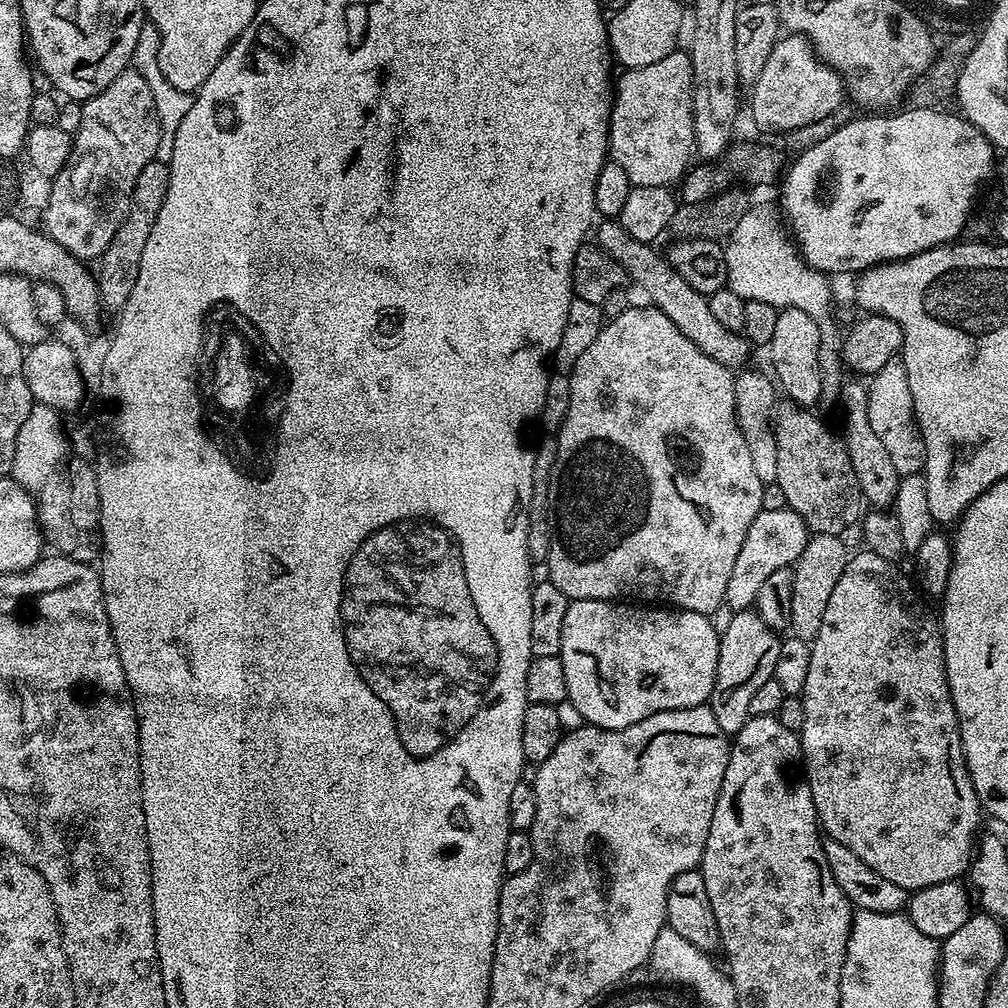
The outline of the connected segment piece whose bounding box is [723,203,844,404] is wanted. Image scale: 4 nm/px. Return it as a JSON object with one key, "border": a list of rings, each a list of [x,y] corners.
{"border":[[[751,205],[741,221],[735,226],[724,244],[724,257],[727,266],[727,287],[738,294],[743,300],[767,302],[770,305],[781,308],[803,310],[814,319],[819,332],[818,364],[821,378],[820,399],[823,403],[837,401],[844,380],[842,374],[842,334],[834,324],[832,316],[832,284],[831,277],[824,272],[819,272],[809,267],[803,257],[798,256],[798,249],[785,230],[779,211],[772,205]]]}

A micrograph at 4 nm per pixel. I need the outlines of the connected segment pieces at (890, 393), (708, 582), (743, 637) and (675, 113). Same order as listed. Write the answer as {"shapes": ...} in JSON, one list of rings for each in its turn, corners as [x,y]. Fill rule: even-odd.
{"shapes":[[[[897,358],[886,362],[868,381],[868,413],[870,426],[878,434],[878,442],[886,445],[894,470],[903,478],[919,473],[924,467],[926,450],[920,427],[916,424],[914,398],[910,394],[910,382],[906,378],[903,359]]],[[[631,306],[624,313],[609,319],[601,328],[598,338],[594,338],[593,344],[586,350],[586,354],[582,354],[582,358],[578,358],[578,362],[572,367],[568,376],[569,408],[566,410],[565,418],[554,436],[556,437],[556,457],[552,460],[552,473],[548,476],[548,504],[552,507],[553,521],[551,520],[550,524],[552,533],[550,534],[550,550],[546,561],[546,567],[548,567],[547,579],[554,586],[558,586],[558,590],[562,590],[562,594],[566,594],[569,601],[615,601],[617,598],[628,598],[624,596],[633,596],[636,599],[633,601],[636,602],[655,602],[657,605],[671,606],[673,609],[682,612],[697,612],[703,616],[711,617],[712,612],[718,611],[724,604],[726,585],[730,582],[730,574],[734,571],[734,561],[738,559],[738,550],[742,550],[742,542],[746,542],[746,530],[750,530],[750,522],[754,522],[754,518],[762,510],[762,490],[765,484],[760,481],[758,474],[754,471],[754,462],[750,459],[750,450],[746,450],[746,438],[742,438],[742,430],[736,421],[736,403],[734,402],[736,382],[733,369],[714,362],[714,358],[710,358],[702,350],[698,350],[698,346],[694,346],[694,342],[690,342],[690,338],[686,338],[686,334],[682,334],[682,330],[678,330],[678,326],[674,326],[674,322],[670,322],[670,318],[666,318],[666,314],[662,314],[657,308],[651,306],[643,307]]],[[[755,610],[732,612],[729,617],[728,625],[720,632],[718,670],[710,707],[725,736],[732,738],[748,721],[750,698],[754,698],[757,690],[774,677],[774,662],[778,662],[781,637],[770,626],[766,626],[766,622],[762,622]]],[[[677,50],[651,66],[621,71],[614,84],[612,113],[608,119],[608,155],[612,162],[626,170],[630,184],[663,188],[675,185],[688,172],[695,150],[691,55],[687,51]]]]}

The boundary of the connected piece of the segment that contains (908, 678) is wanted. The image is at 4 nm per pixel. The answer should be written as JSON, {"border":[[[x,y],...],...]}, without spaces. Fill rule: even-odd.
{"border":[[[861,550],[860,553],[849,555],[846,570],[842,570],[842,578],[838,578],[838,586],[834,586],[833,592],[830,593],[830,606],[826,606],[826,614],[822,614],[822,627],[818,630],[818,634],[811,640],[812,653],[810,654],[810,670],[806,674],[806,686],[804,687],[803,702],[806,710],[806,722],[800,731],[800,750],[802,753],[802,767],[804,775],[810,786],[810,794],[814,798],[814,806],[816,807],[816,819],[822,829],[823,835],[834,842],[842,842],[842,846],[847,846],[849,850],[854,850],[854,854],[858,854],[858,858],[862,858],[862,862],[866,862],[866,866],[870,870],[874,870],[878,874],[882,874],[882,878],[887,878],[889,882],[894,882],[894,886],[902,886],[904,891],[911,894],[920,888],[926,886],[938,886],[938,882],[950,882],[951,880],[960,880],[961,877],[969,871],[970,865],[974,859],[974,845],[977,843],[978,835],[976,831],[980,828],[980,816],[982,817],[982,805],[978,794],[974,790],[974,782],[970,778],[970,770],[966,766],[966,758],[964,757],[964,747],[962,746],[962,738],[960,737],[960,723],[956,717],[956,707],[952,701],[952,691],[948,685],[948,672],[946,671],[946,662],[944,661],[944,633],[940,631],[940,626],[935,615],[928,613],[926,605],[920,601],[921,593],[914,587],[913,581],[908,581],[902,573],[899,572],[897,565],[886,558],[880,558],[878,554]]]}

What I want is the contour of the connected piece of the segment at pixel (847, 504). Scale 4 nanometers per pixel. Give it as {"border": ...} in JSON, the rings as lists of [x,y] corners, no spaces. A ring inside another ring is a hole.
{"border":[[[791,402],[777,409],[773,432],[777,449],[776,484],[782,487],[786,506],[800,515],[809,531],[814,534],[844,534],[846,526],[857,525],[864,502],[857,475],[850,463],[843,441],[826,428],[809,409]]]}

